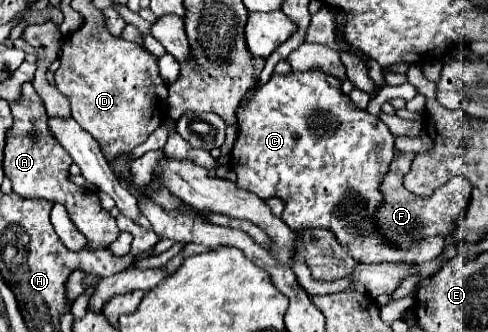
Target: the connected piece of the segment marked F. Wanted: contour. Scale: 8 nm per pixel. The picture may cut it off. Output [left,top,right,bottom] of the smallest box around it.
[374,154,470,246]

